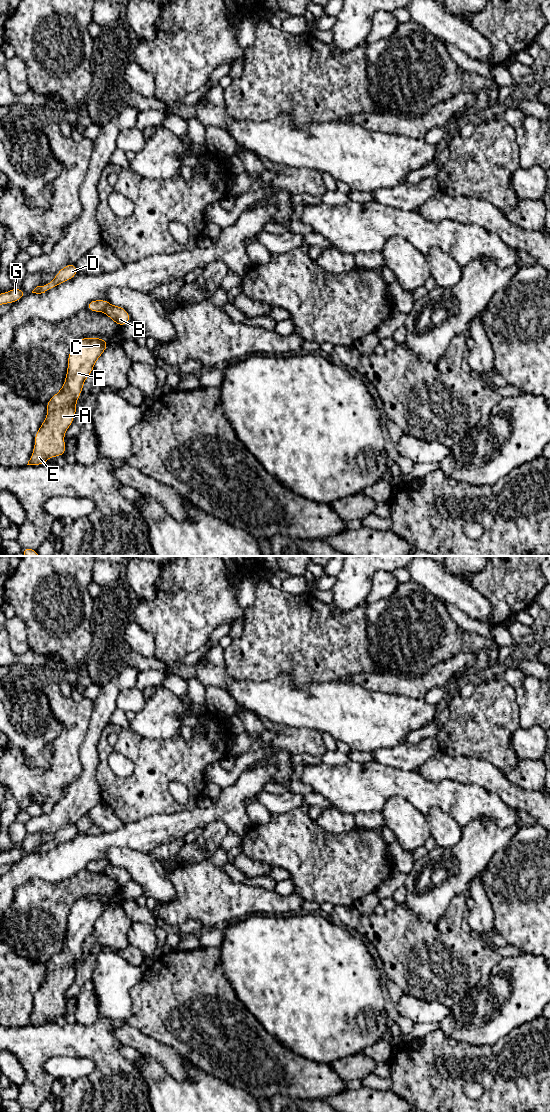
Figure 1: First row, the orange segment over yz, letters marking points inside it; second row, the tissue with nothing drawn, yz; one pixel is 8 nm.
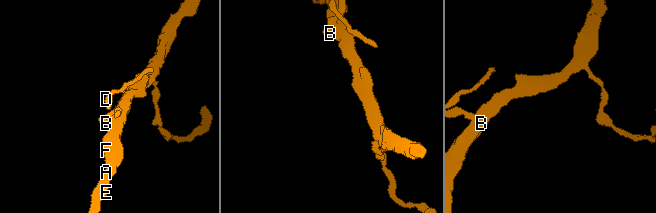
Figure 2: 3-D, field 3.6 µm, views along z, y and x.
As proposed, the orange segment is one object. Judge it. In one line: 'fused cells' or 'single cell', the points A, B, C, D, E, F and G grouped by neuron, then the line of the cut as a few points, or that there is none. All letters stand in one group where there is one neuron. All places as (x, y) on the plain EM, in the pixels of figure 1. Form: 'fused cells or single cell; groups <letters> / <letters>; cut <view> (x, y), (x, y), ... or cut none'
fused cells; groups A B C E F / D G; cut yz (109, 863), (102, 871)

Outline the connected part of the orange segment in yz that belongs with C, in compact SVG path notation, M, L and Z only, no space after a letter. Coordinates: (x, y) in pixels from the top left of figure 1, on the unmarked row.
M81 898L70 910L65 942L46 964L47 976L35 994L33 1013L27 1025L47 1024L50 1017L66 1012L64 995L74 980L76 961L95 922L108 907L102 898Z

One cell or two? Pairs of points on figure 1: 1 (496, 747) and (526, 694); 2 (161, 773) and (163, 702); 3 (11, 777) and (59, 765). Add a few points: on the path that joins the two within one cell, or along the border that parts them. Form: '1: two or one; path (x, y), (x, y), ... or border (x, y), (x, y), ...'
1: two; border (515, 690), (515, 701), (519, 711), (519, 726)
2: two; border (139, 733), (156, 739), (171, 739), (180, 735)
3: one; path (23, 777), (47, 777)

